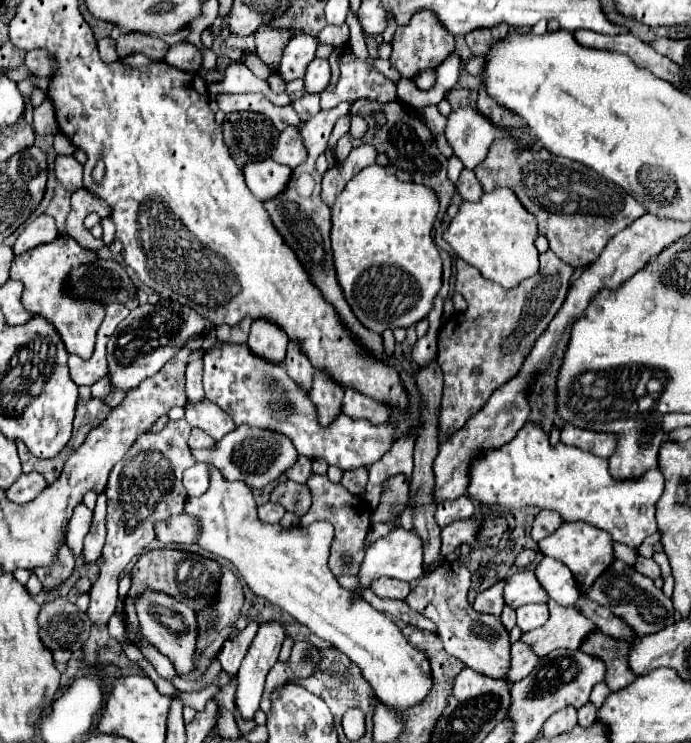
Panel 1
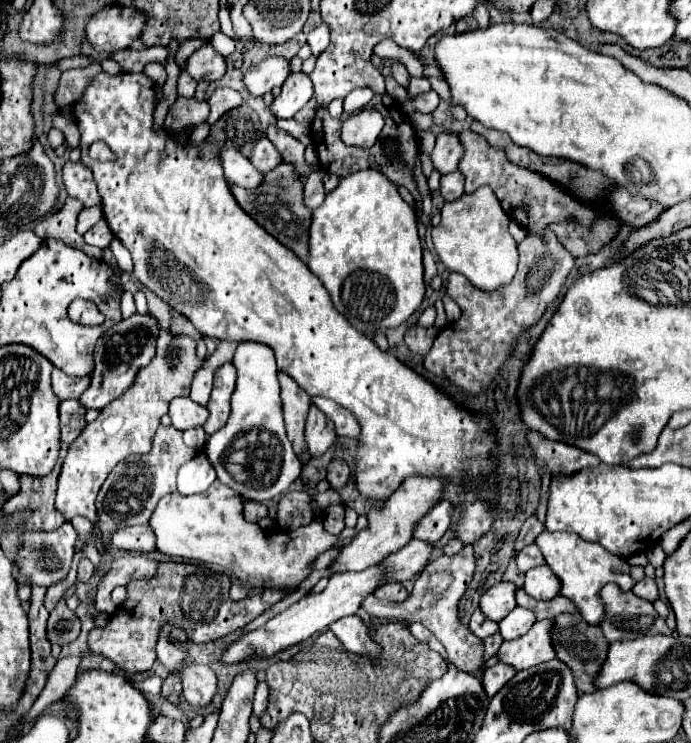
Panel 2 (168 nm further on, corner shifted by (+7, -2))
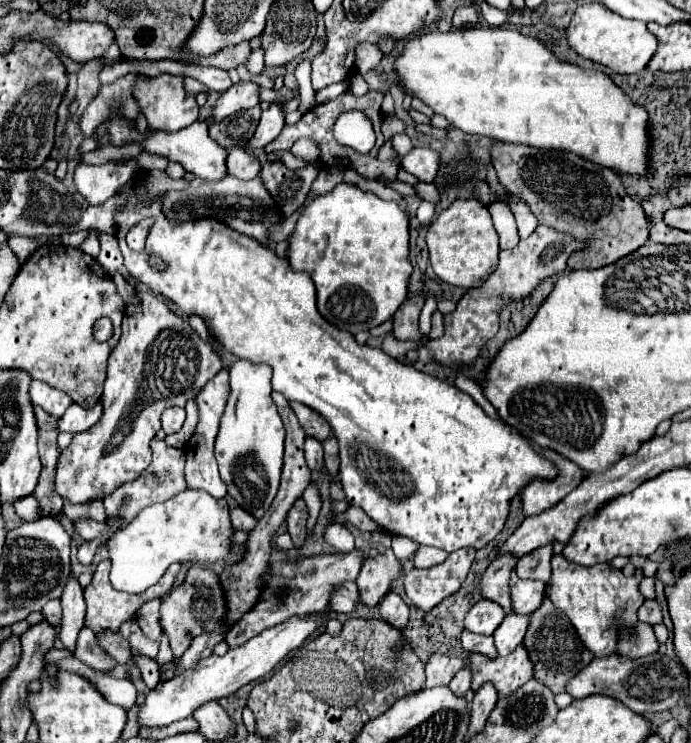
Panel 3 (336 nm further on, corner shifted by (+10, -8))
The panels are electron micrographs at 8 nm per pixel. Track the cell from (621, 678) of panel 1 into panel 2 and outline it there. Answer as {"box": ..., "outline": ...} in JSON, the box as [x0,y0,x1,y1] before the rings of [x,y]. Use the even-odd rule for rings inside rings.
{"box":[553,615,607,693],"outline":[[[557,615],[553,619],[553,649],[557,659],[561,659],[571,671],[573,677],[577,681],[577,691],[579,693],[591,693],[597,691],[597,687],[593,685],[593,679],[597,677],[605,657],[607,657],[607,639],[601,633],[601,627],[591,627],[589,623],[583,621],[581,615]]]}

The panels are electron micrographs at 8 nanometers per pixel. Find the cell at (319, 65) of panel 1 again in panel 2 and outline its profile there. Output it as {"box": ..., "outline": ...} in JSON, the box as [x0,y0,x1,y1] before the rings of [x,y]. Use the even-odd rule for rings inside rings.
{"box":[269,73,313,119],"outline":[[[293,73],[281,87],[281,93],[269,105],[275,119],[291,119],[313,97],[313,83],[303,73]]]}

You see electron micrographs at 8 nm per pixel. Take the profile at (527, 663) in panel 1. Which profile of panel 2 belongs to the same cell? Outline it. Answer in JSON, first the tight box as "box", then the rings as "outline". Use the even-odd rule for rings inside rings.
{"box":[483,663,515,697],"outline":[[[497,663],[497,665],[493,665],[491,669],[485,671],[485,675],[483,675],[483,689],[487,691],[489,697],[493,697],[513,675],[515,675],[513,667],[507,667],[505,663]]]}

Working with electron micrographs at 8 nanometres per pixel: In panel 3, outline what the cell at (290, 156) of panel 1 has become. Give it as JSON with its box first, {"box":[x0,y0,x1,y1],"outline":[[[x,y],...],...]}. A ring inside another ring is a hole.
{"box":[226,147,262,179],"outline":[[[234,147],[228,151],[226,165],[230,167],[230,175],[238,179],[254,179],[260,175],[260,169],[262,169],[260,159],[242,147]]]}

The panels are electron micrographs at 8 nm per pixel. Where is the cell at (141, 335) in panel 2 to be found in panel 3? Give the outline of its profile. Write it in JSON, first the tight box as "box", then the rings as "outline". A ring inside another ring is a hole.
{"box":[58,401,102,433],"outline":[[[98,401],[94,407],[80,407],[78,403],[72,403],[66,413],[62,415],[58,429],[70,431],[70,433],[82,433],[84,429],[90,429],[100,417],[102,417],[102,401]]]}

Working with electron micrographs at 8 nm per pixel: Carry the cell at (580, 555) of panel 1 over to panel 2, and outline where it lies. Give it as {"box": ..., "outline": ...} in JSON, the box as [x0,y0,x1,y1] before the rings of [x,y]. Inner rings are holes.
{"box":[537,531,635,625],"outline":[[[543,531],[537,537],[537,545],[539,545],[547,565],[561,579],[559,595],[569,597],[575,603],[575,607],[579,609],[581,617],[589,625],[601,625],[601,621],[603,621],[603,601],[599,597],[599,591],[607,583],[619,585],[621,591],[631,591],[635,585],[635,581],[629,575],[629,563],[625,559],[609,553],[607,549],[601,549],[597,543],[587,543],[587,541],[579,539],[579,535]]]}

